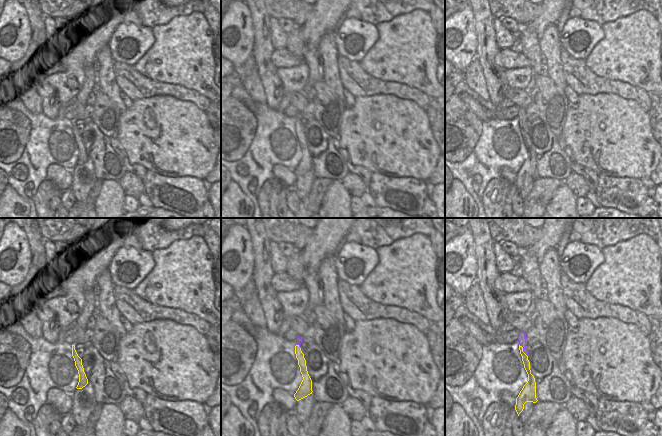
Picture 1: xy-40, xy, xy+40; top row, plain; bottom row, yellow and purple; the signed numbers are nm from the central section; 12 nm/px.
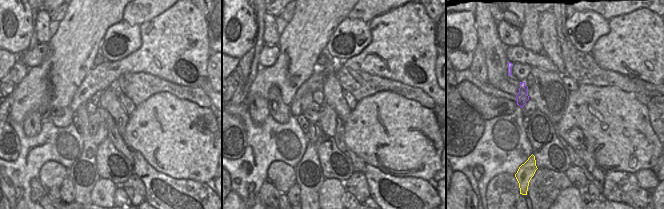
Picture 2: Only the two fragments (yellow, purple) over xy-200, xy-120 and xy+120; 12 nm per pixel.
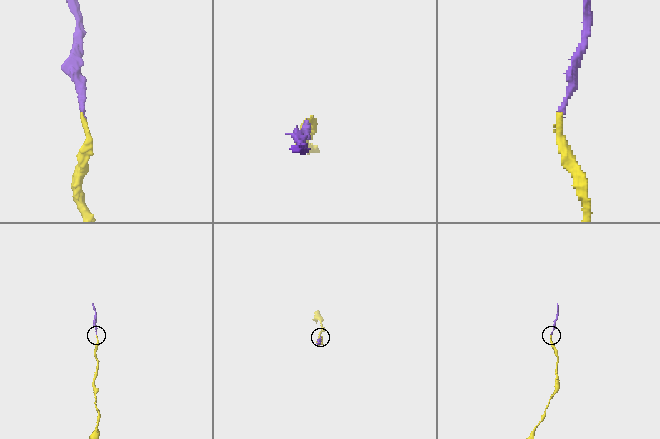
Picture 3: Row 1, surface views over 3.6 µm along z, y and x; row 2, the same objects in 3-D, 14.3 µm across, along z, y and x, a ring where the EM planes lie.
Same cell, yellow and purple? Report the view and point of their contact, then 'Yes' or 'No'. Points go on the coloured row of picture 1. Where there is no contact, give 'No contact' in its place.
Touches yellow at xy+40 (522, 350). Yes.

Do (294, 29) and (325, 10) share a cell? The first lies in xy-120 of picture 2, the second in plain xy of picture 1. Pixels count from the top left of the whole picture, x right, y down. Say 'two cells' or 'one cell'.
one cell

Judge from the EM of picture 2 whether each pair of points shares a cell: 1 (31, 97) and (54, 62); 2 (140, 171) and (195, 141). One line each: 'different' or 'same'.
1: same
2: different

